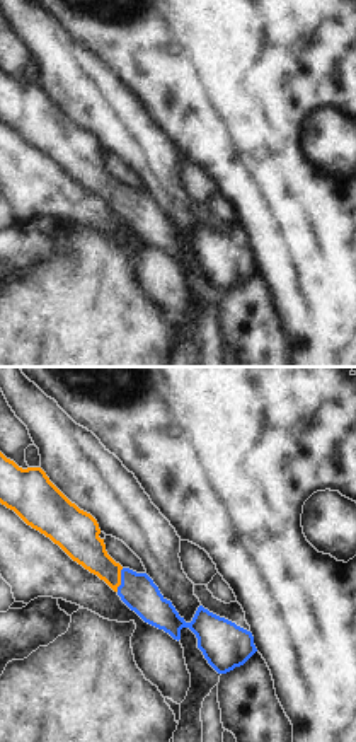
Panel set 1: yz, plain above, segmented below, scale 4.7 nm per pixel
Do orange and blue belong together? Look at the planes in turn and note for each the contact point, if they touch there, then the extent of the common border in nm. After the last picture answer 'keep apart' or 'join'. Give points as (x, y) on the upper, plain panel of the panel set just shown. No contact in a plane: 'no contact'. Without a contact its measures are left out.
contact (120, 198); length 120 nm

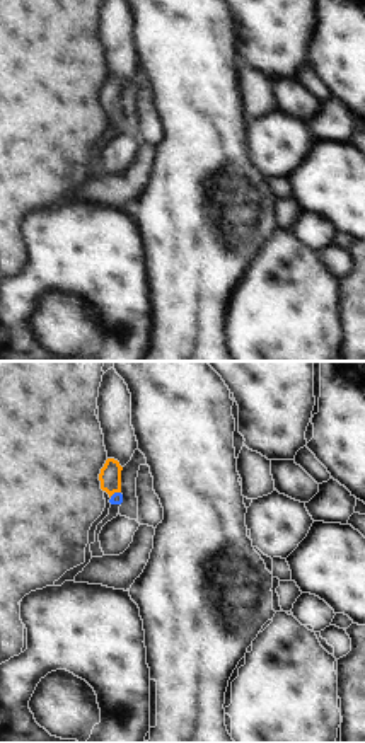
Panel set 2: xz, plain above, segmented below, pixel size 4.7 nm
contact (115, 109); length 60 nm

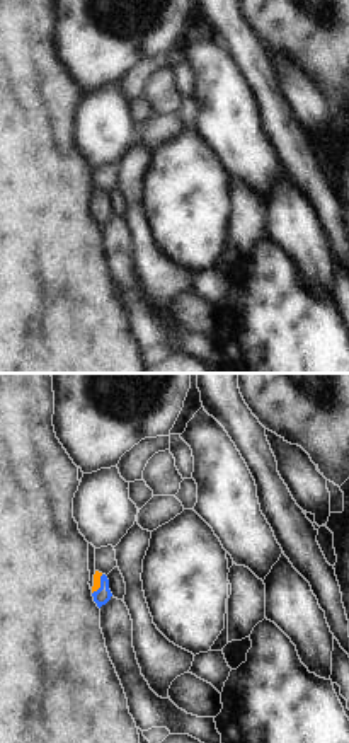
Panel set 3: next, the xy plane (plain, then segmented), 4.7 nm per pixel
contact (99, 203); length 110 nm

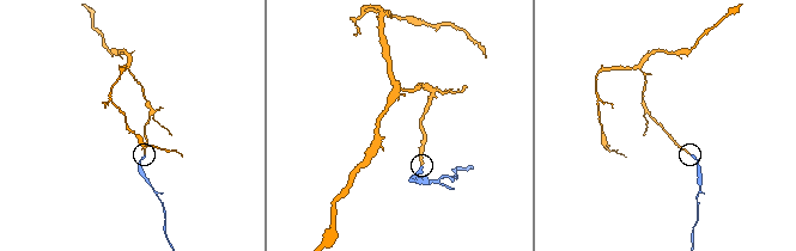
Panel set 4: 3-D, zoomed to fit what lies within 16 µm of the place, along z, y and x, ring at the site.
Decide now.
join

